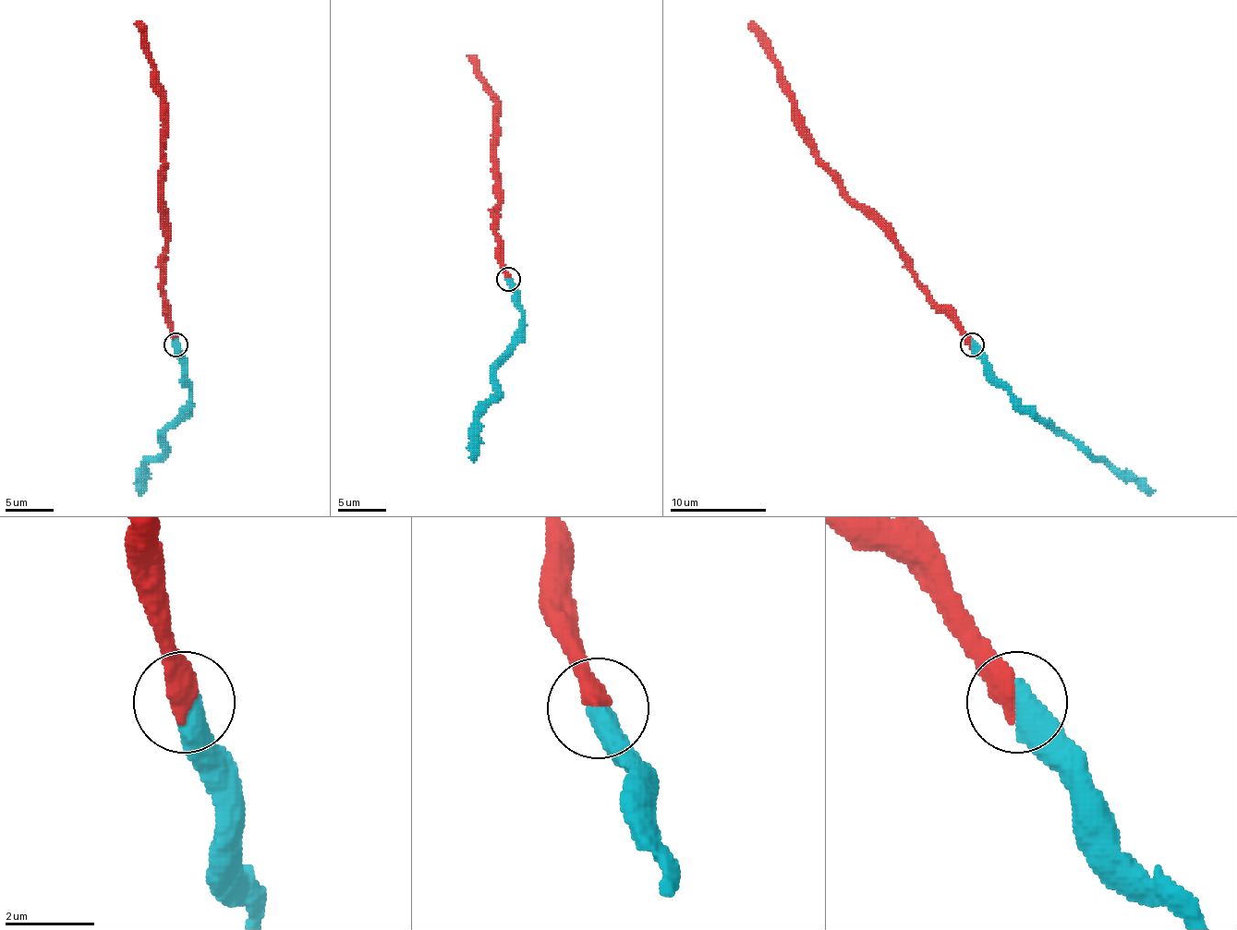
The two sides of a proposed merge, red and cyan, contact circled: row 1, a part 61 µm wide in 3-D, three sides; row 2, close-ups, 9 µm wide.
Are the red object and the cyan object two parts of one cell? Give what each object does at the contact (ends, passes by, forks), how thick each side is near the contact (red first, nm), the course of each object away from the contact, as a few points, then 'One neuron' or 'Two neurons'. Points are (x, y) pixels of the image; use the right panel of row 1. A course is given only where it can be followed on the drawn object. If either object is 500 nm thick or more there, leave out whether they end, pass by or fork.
Thickness 550 nm (red) against 600 nm. Course of red: (970, 344), (916, 279), (912, 259), (818, 156), (770, 41), (751, 21). Course of cyan: (972, 344), (972, 351), (984, 368), (1020, 404), (1030, 406), (1087, 452), (1111, 466), (1133, 474), (1155, 490). One neuron

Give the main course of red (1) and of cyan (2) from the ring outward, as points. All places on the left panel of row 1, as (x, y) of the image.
1: (175, 344), (163, 279), (165, 201), (163, 93), (158, 89), (146, 30), (137, 21)
2: (175, 344), (189, 404), (163, 432), (163, 452), (146, 466), (141, 490)

